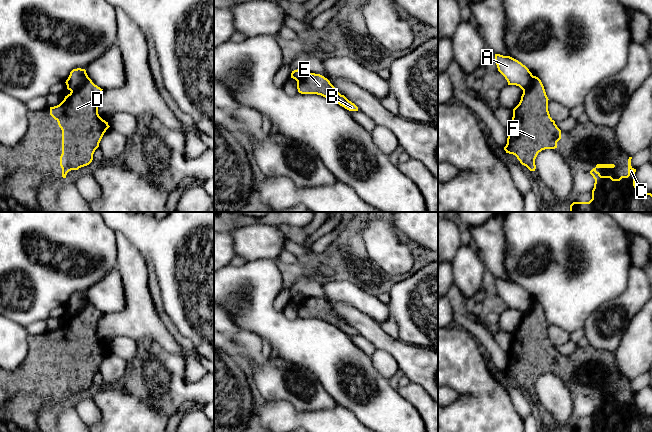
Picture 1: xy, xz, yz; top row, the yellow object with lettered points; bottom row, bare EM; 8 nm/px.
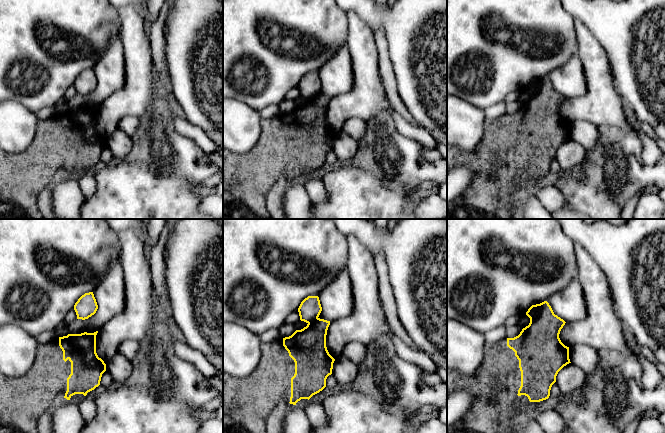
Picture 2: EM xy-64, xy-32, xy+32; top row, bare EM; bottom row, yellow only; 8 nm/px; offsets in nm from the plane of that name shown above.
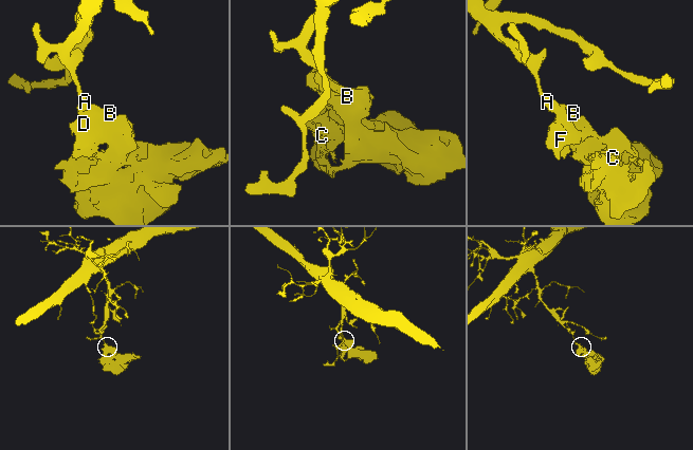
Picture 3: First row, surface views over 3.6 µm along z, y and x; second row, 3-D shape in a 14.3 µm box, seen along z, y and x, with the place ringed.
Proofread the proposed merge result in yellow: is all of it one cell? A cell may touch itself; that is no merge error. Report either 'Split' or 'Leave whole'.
Split

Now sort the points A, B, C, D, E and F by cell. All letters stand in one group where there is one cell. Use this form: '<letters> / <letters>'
A / B C D E F

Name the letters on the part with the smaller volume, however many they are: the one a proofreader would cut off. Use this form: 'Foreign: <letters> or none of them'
Foreign: B, C, D, E, F

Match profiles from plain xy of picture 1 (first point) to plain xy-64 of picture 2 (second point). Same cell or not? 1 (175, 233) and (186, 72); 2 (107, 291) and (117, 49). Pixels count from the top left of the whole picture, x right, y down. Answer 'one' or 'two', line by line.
1: one
2: one

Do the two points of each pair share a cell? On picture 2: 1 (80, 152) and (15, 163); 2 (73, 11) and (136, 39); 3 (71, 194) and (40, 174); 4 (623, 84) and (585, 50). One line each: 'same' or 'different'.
1: same
2: different
3: different
4: different

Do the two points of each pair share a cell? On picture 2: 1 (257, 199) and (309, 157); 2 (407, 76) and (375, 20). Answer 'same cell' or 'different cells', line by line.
1: same cell
2: same cell

